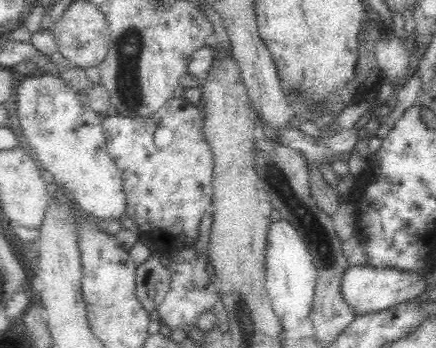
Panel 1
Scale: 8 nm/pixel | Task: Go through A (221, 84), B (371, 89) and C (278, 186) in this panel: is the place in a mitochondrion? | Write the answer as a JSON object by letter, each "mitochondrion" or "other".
{"A":"other","B":"other","C":"other"}

